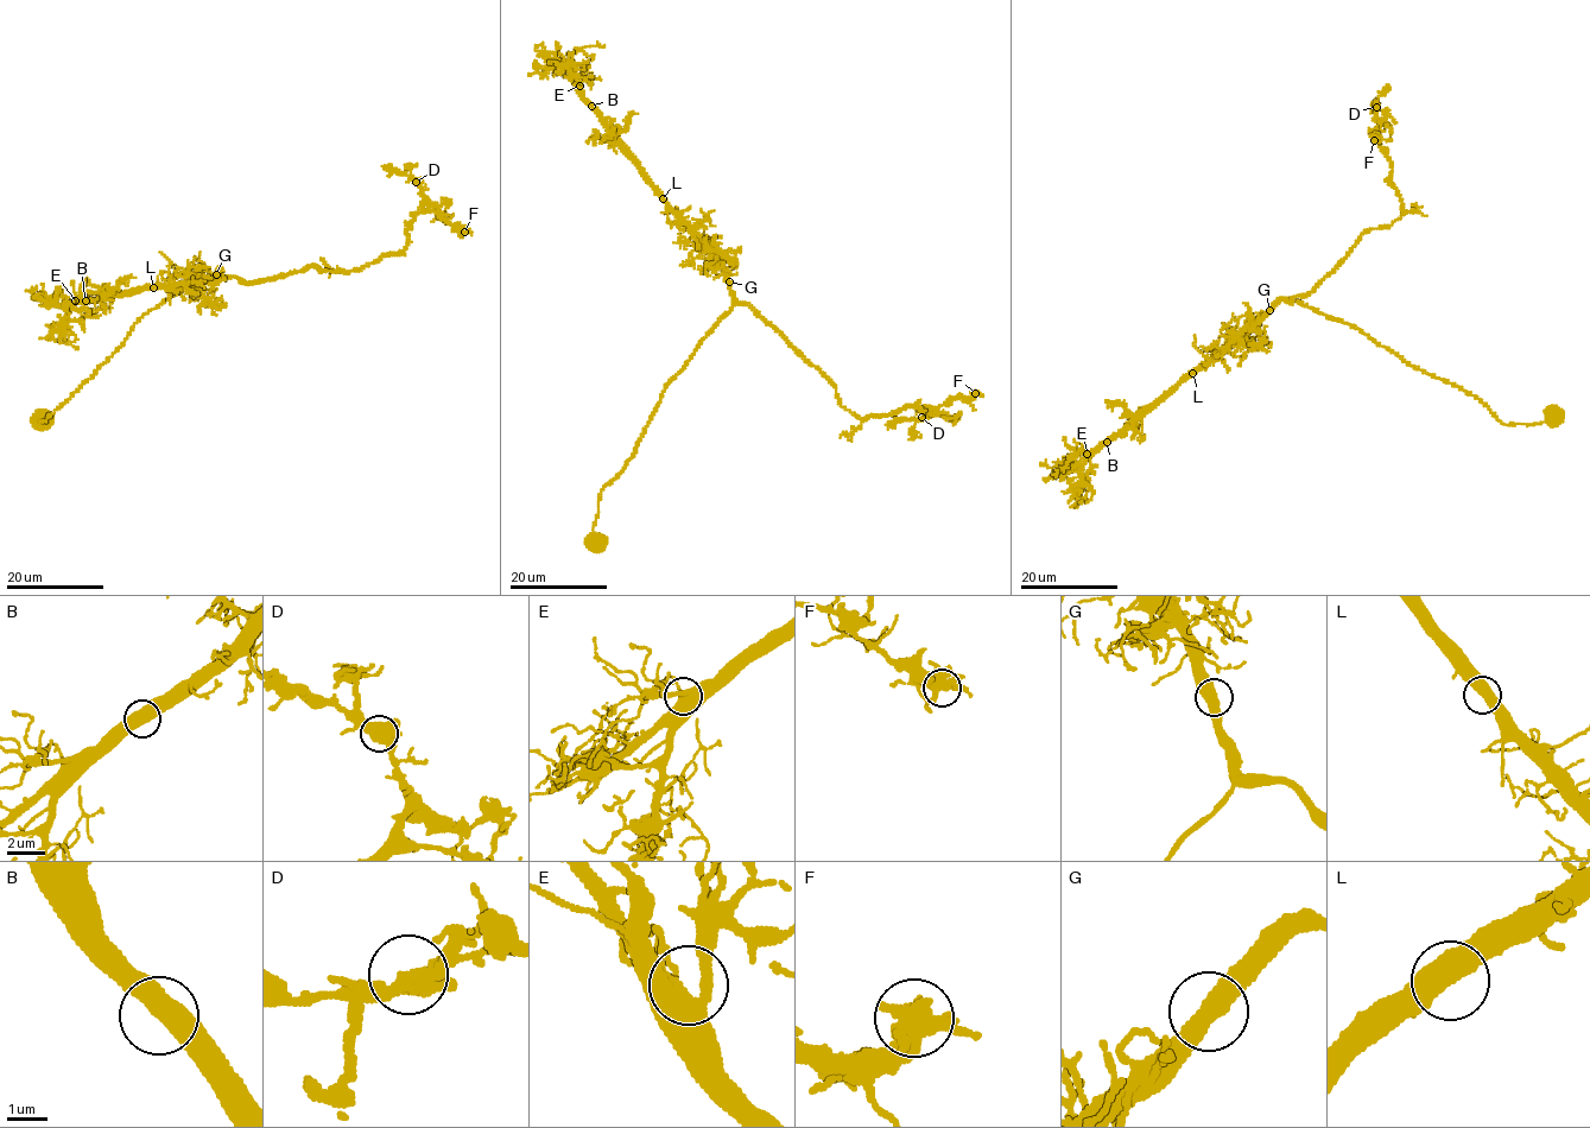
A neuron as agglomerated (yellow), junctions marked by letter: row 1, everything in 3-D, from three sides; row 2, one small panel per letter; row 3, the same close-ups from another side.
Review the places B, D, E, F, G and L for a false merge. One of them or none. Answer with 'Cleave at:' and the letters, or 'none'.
Cleave at: none

